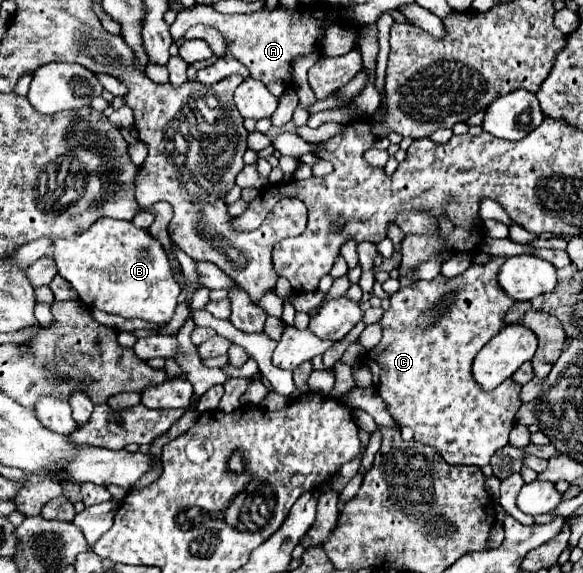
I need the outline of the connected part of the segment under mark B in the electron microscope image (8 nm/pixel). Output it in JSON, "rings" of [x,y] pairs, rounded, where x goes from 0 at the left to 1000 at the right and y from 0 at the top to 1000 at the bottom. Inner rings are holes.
{"rings":[[[170,382],[160,389],[153,403],[136,410],[132,417],[98,417],[94,421],[94,459],[101,469],[101,480],[122,494],[122,501],[136,511],[136,522],[149,536],[166,536],[184,546],[197,546],[218,557],[245,557],[256,564],[290,564],[300,550],[304,518],[310,511],[307,497],[297,487],[290,449],[259,410],[259,403],[235,396],[228,386],[204,386],[204,382]]]}

